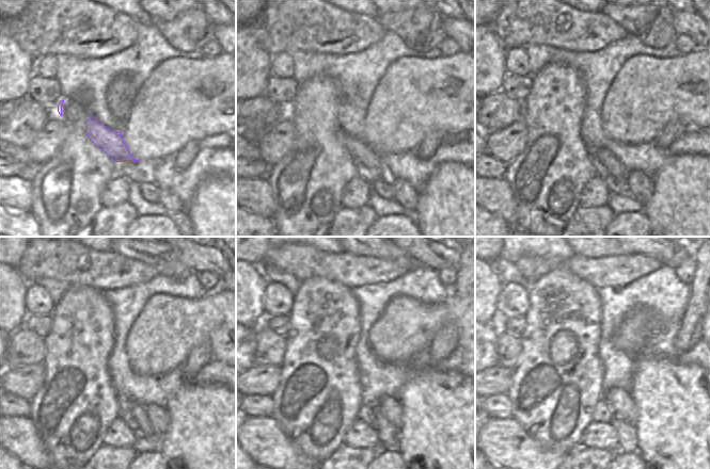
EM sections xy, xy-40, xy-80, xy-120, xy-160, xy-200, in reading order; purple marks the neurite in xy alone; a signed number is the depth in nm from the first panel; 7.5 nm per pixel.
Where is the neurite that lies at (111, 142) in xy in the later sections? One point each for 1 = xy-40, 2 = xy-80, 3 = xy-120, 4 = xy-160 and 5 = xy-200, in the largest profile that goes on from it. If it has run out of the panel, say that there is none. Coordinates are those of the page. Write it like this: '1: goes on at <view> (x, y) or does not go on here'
1: goes on at xy-40 (359, 150)
2: goes on at xy-80 (616, 170)
3: goes on at xy-120 (145, 426)
4: goes on at xy-160 (388, 435)
5: goes on at xy-200 (627, 437)

